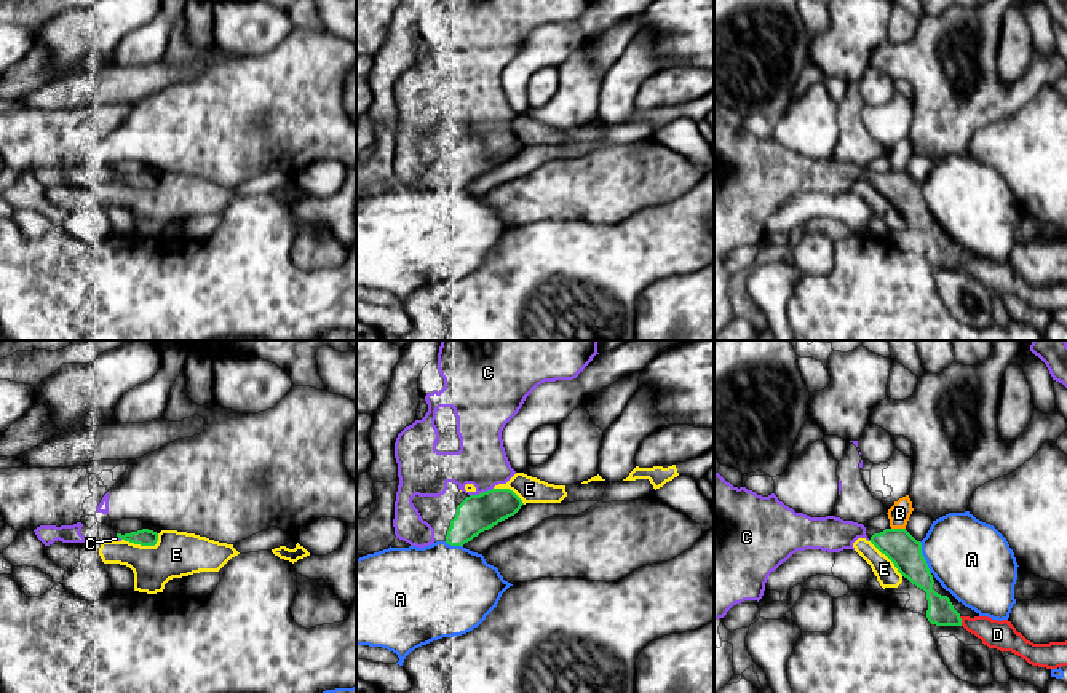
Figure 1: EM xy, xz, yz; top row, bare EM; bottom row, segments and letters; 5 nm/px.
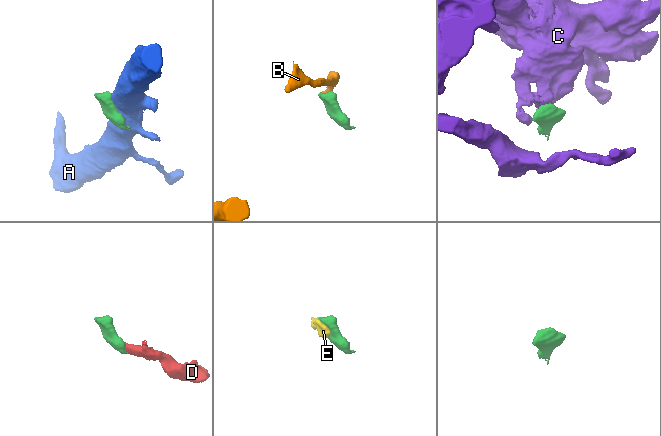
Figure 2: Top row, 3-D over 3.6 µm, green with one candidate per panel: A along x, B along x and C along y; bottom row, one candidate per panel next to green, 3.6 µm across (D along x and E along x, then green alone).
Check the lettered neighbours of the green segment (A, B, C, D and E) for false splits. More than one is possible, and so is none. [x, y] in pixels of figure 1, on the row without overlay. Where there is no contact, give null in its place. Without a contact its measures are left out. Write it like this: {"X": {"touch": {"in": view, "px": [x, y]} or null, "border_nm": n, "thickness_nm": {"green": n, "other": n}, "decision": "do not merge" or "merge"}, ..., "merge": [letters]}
{"A": {"touch": {"in": "yz", "px": [924, 200]}, "border_nm": 170, "thickness_nm": {"green": 170, "other": 400}, "decision": "do not merge"}, "B": {"touch": {"in": "yz", "px": [898, 171]}, "border_nm": 70, "thickness_nm": {"green": 170, "other": 110}, "decision": "do not merge"}, "C": {"touch": {"in": "xz", "px": [483, 134]}, "border_nm": 130, "thickness_nm": {"green": 190, "other": 260}, "decision": "merge"}, "D": {"touch": {"in": "yz", "px": [960, 264]}, "border_nm": 50, "thickness_nm": {"green": 140, "other": 140}, "decision": "merge"}, "E": {"touch": {"in": "xy", "px": [142, 187]}, "border_nm": 190, "thickness_nm": {"green": 90, "other": 240}, "decision": "do not merge"}, "merge": ["C", "D"]}

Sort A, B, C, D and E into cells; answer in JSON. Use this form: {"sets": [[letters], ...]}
{"sets": [["A"], ["B"], ["C", "D"], ["E"]]}

